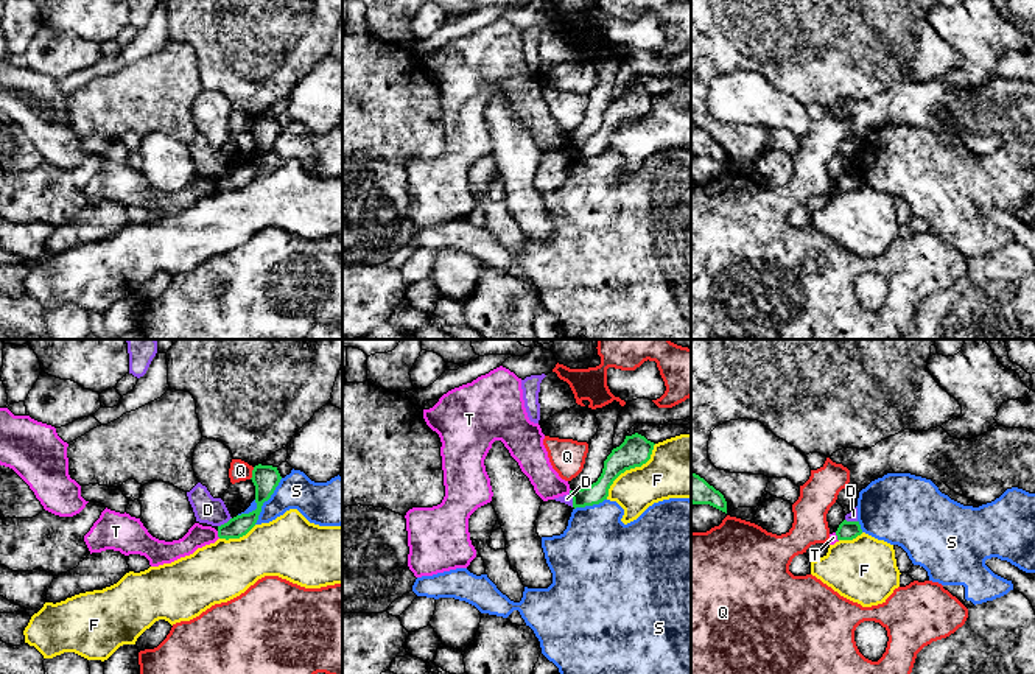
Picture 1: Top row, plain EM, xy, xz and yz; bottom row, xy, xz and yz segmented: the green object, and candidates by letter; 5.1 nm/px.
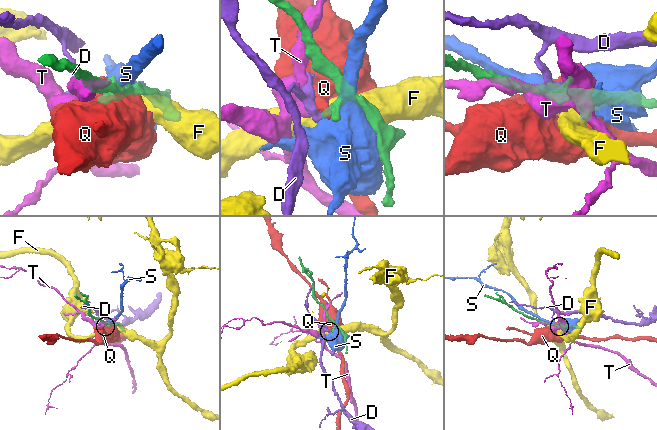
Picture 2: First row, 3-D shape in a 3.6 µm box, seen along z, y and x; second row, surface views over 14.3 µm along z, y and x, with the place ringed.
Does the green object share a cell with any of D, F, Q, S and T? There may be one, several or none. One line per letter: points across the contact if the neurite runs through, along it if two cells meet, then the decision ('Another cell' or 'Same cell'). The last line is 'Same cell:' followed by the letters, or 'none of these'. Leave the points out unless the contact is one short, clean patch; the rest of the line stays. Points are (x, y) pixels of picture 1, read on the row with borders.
D: Boundary: xy (231, 517), (218, 526). Another cell
F: Another cell
Q: Boundary: xy (254, 467), (249, 478). Another cell
S: Another cell
T: Another cell
Same cell: none of these

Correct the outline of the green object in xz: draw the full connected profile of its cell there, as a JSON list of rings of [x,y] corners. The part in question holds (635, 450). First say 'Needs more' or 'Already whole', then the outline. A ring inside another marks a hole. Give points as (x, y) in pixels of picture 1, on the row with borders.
Already whole. [[[635,433],[626,436],[624,442],[613,448],[604,461],[604,469],[596,483],[588,487],[570,490],[573,507],[599,504],[609,497],[613,481],[626,470],[641,467],[651,459],[654,442]]]

